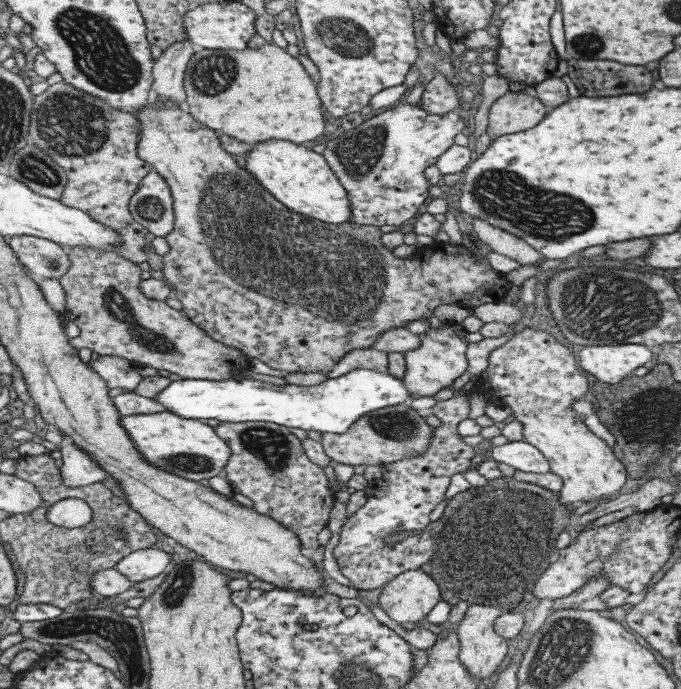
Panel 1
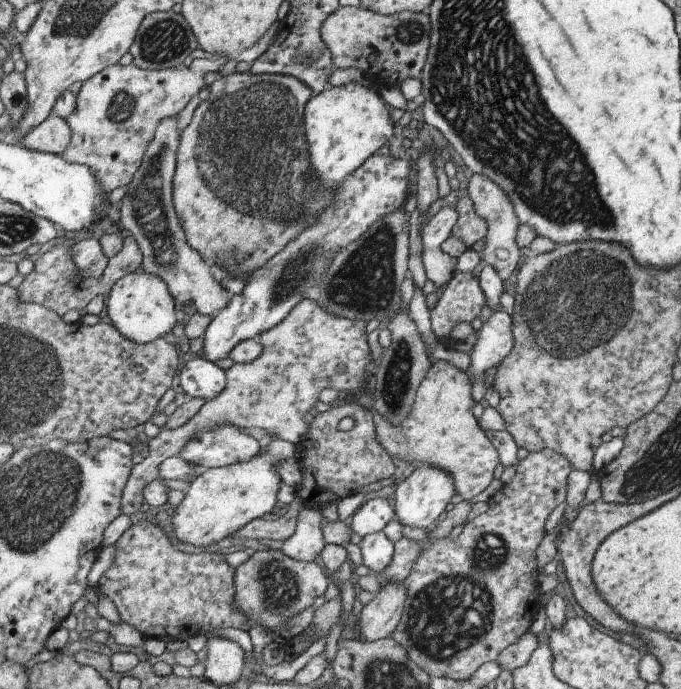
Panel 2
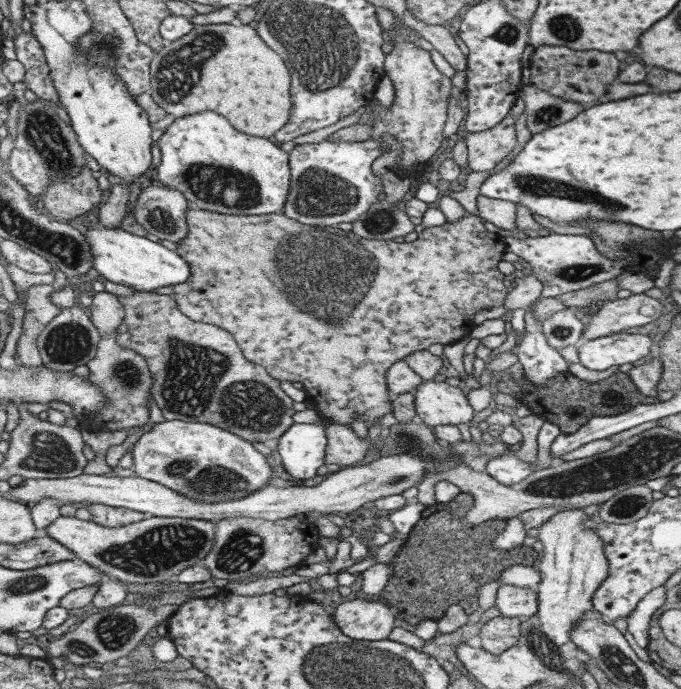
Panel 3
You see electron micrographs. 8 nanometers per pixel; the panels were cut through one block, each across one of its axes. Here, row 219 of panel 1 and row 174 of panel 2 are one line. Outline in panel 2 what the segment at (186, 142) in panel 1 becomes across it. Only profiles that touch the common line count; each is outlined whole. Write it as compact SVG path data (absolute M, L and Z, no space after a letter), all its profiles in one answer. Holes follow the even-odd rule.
M250 72L237 73L218 77L208 86L209 95L206 100L202 100L193 112L191 121L183 128L175 154L174 173L172 176L172 205L177 216L177 220L183 228L184 237L189 248L199 253L199 256L208 263L216 265L221 271L225 270L231 276L241 276L243 284L251 278L251 274L261 268L269 258L273 258L289 240L293 240L298 232L307 226L313 226L313 220L323 214L327 204L331 202L333 192L338 186L333 186L329 190L321 190L319 180L315 172L309 166L309 148L305 140L305 130L303 124L303 111L305 103L311 98L311 91L307 84L299 82L297 78L283 74L259 73L252 75Z

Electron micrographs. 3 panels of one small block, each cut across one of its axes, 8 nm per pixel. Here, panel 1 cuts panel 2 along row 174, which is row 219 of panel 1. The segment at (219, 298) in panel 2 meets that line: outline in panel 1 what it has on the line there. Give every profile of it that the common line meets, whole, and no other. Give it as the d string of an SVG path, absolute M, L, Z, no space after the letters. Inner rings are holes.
M150 170L140 181L128 202L129 214L137 224L155 237L165 237L173 230L172 198L166 182L155 171Z

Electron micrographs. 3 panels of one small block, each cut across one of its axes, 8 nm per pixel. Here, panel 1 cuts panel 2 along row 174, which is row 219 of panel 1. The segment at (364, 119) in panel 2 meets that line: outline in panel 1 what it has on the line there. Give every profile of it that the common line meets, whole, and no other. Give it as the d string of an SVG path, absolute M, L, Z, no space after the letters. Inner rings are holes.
M267 140L255 144L244 154L244 158L244 169L277 202L281 202L289 210L327 224L350 222L350 208L345 189L337 182L319 150L311 152L303 148L303 145Z

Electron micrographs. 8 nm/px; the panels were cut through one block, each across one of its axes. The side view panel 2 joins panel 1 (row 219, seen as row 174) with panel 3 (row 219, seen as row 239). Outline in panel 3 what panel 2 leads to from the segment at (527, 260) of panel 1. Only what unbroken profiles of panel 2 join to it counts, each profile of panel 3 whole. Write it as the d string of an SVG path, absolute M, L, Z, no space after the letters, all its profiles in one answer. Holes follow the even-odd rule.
M477 195L478 216L505 231L515 231L515 205L507 200Z

